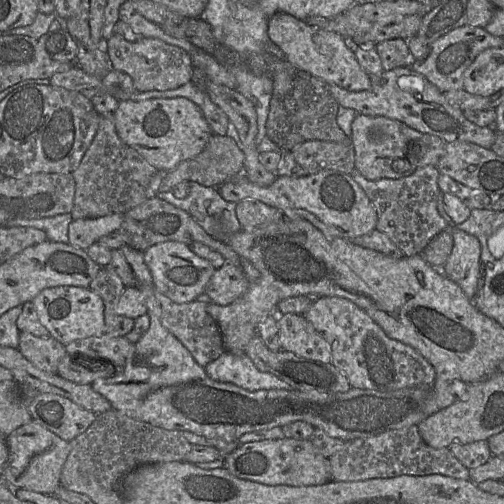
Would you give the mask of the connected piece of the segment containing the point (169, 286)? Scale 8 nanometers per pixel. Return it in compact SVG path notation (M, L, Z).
M166 241L151 246L144 251L144 262L152 275L155 290L178 304L194 301L204 293L216 270L210 261L199 257L189 245L178 241Z

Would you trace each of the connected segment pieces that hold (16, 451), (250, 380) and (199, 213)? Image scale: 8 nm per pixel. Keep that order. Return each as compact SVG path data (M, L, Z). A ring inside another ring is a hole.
M32 419L14 430L7 438L8 462L2 478L9 487L26 489L34 492L53 495L60 486L62 467L70 453L70 443L61 439Z
M224 351L219 358L204 368L211 379L231 383L248 391L292 390L289 384L277 376L258 370L252 360L244 353L234 354Z
M190 181L190 193L186 198L177 198L172 191L159 192L157 197L184 210L213 238L226 241L228 237L242 230L236 215L235 202L228 202L222 198L216 187L206 187Z

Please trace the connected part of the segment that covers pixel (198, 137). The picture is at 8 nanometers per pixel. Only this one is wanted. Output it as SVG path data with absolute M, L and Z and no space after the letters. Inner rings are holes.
M186 97L151 98L142 101L120 100L113 112L116 132L129 147L135 149L158 171L170 171L183 161L199 155L206 147L213 132L199 107Z

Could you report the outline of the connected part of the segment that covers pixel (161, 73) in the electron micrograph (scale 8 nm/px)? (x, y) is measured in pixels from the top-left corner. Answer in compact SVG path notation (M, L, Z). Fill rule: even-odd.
M114 33L103 43L103 48L108 54L111 68L127 73L137 92L172 90L191 82L194 70L191 54L161 39L143 37L130 42Z

